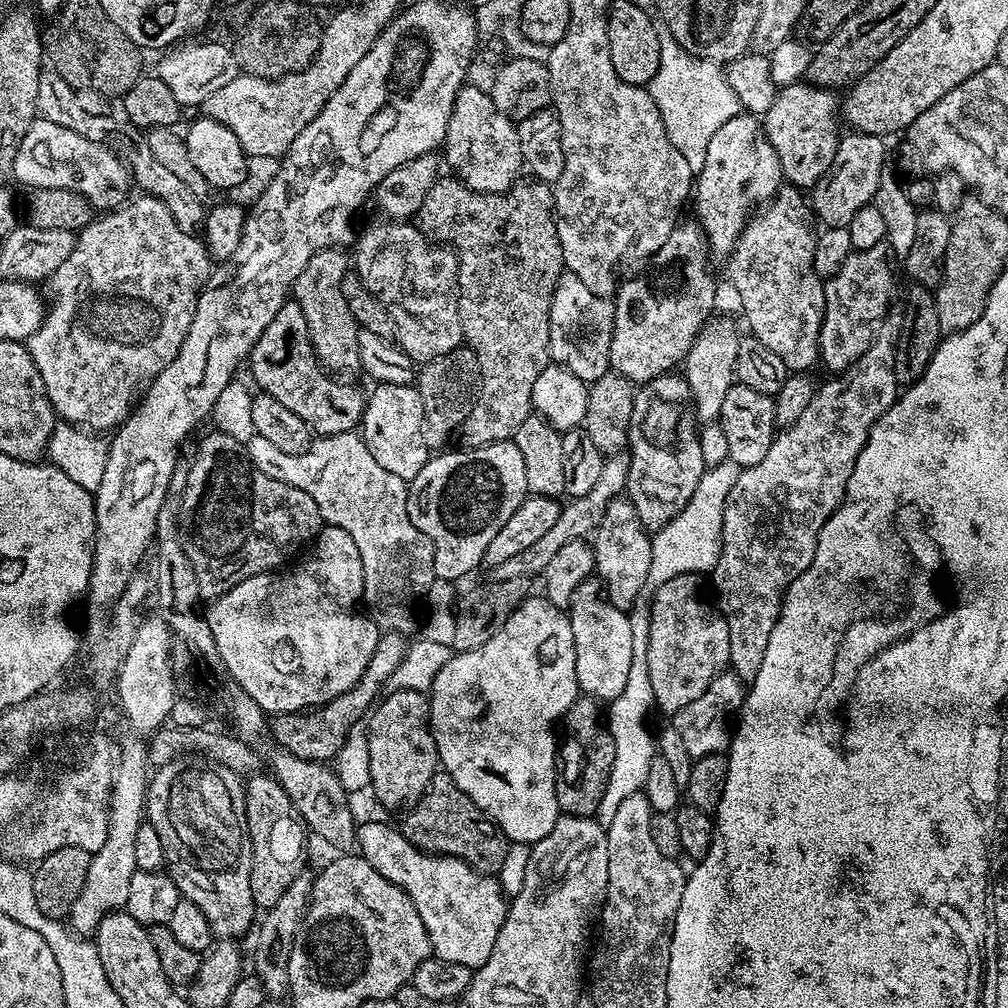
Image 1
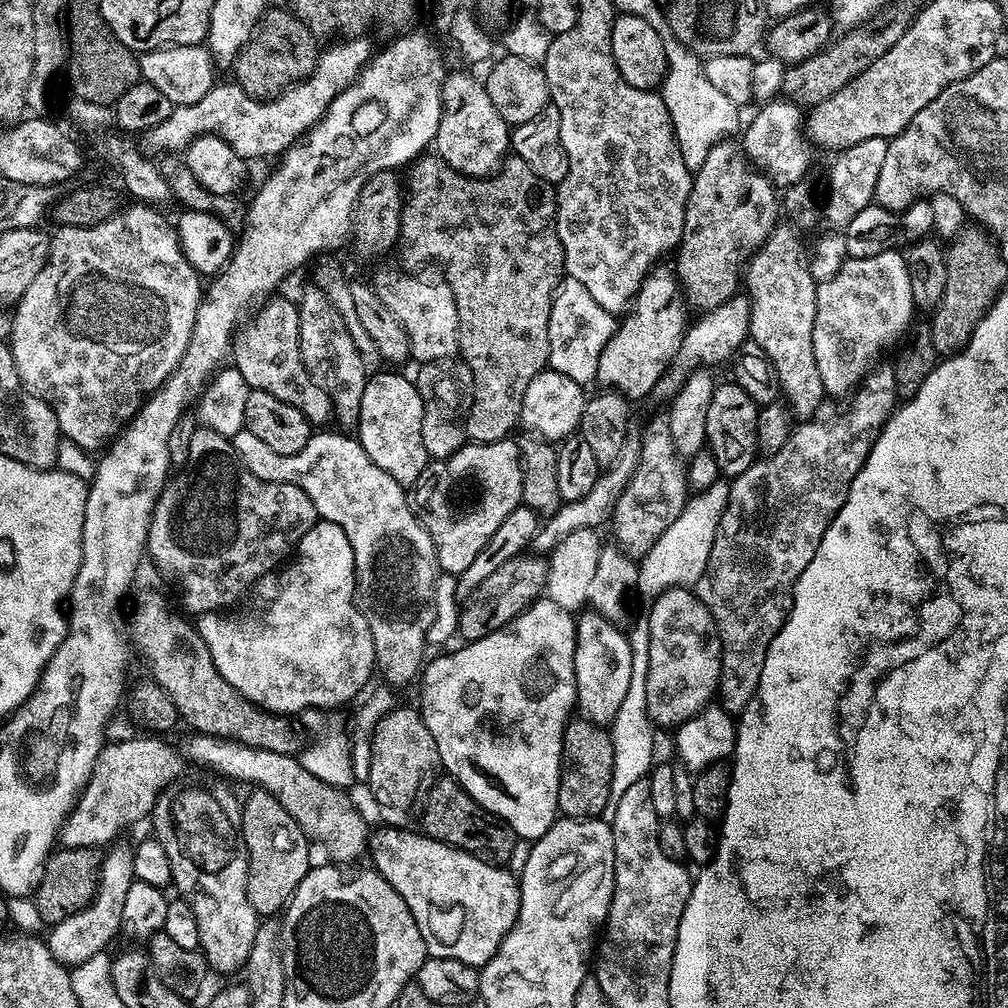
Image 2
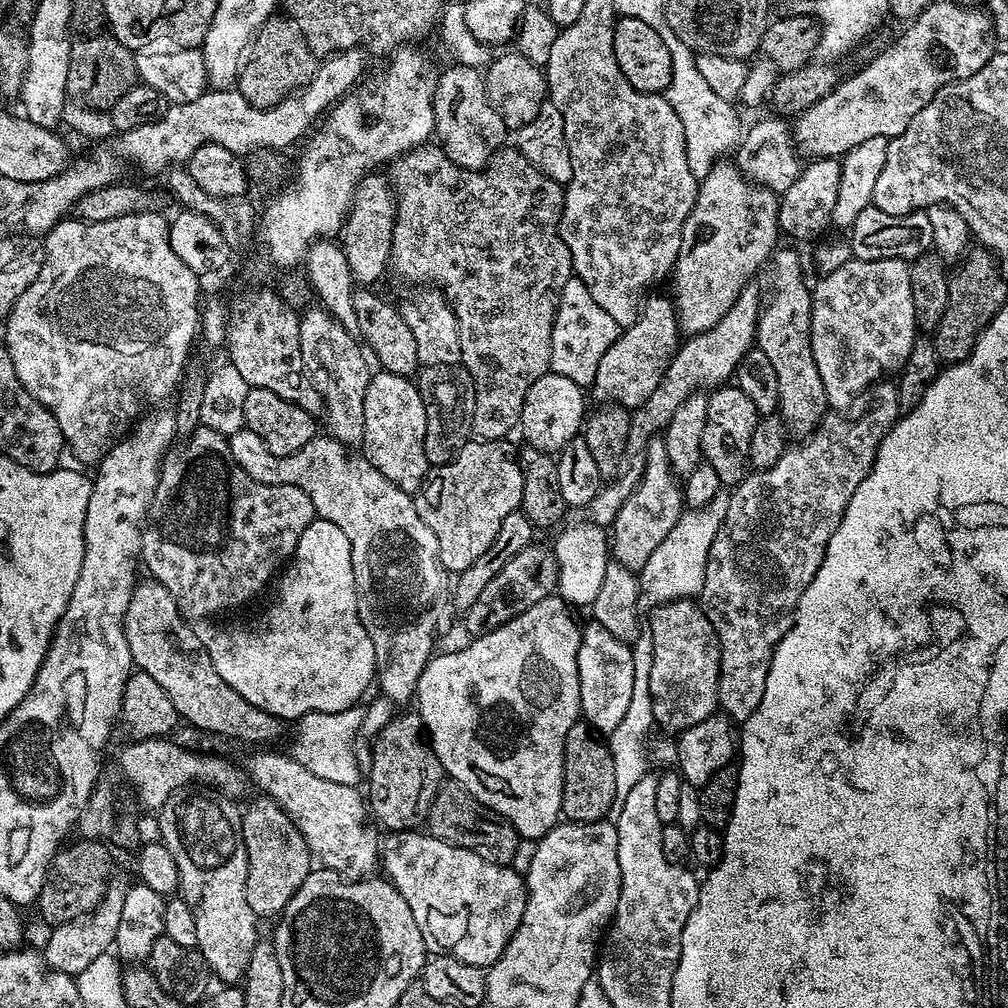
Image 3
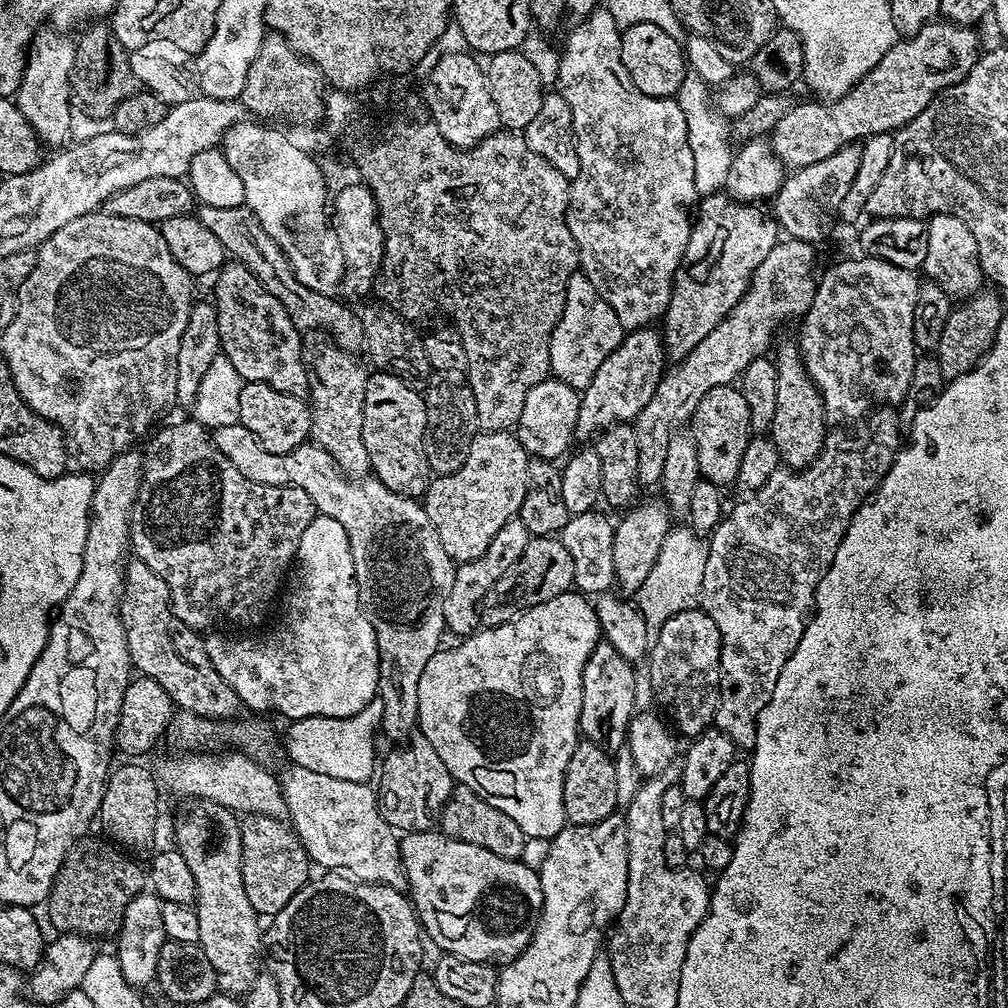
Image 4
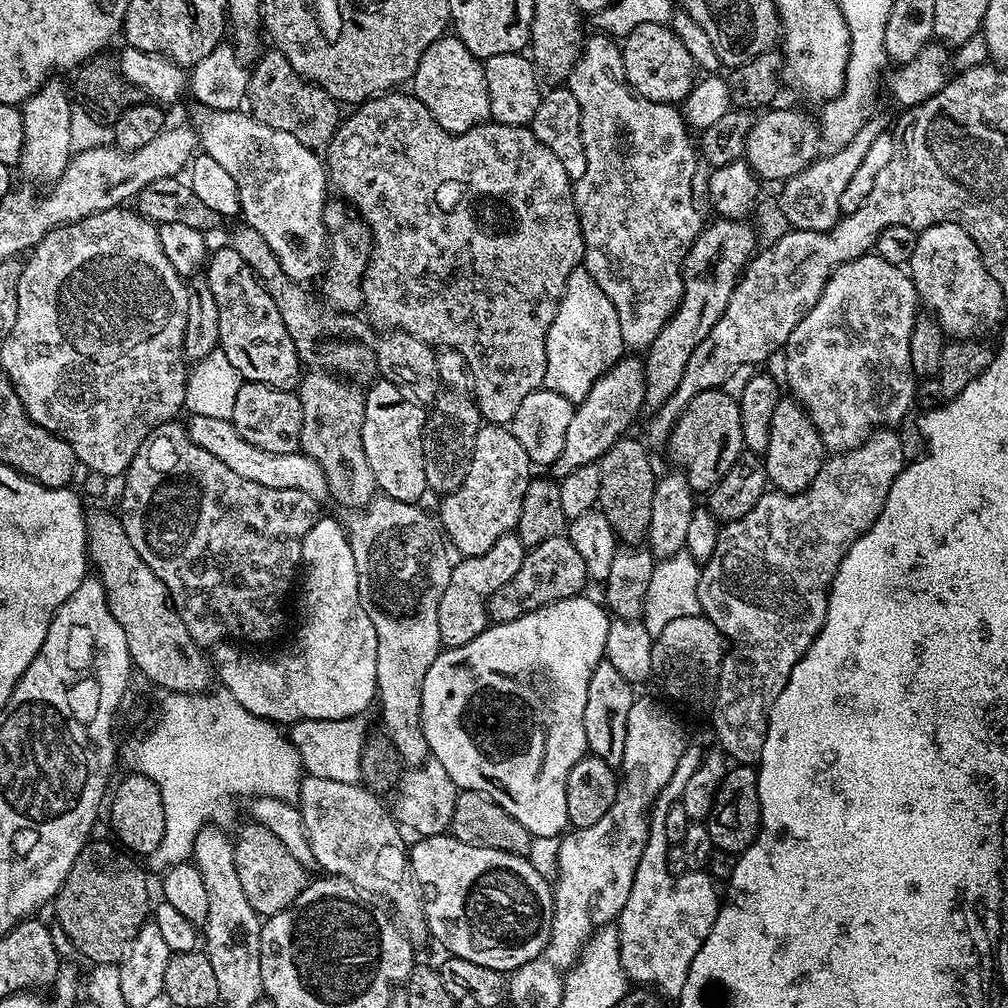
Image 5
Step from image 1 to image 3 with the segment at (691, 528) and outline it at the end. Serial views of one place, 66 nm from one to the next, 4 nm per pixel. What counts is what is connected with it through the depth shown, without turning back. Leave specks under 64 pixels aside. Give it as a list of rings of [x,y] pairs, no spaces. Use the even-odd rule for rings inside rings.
[[[722,490],[705,508],[693,508],[681,512],[678,522],[674,522],[674,530],[666,534],[666,538],[646,566],[638,573],[640,596],[648,599],[652,606],[671,604],[674,600],[699,597],[700,587],[706,574],[706,562],[710,554],[710,546],[722,526],[722,518],[726,518],[726,506],[729,493]]]

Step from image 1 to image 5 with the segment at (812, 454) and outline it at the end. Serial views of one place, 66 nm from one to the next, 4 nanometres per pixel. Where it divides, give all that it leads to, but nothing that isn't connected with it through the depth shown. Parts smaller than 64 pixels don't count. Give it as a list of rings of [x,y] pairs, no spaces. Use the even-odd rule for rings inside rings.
[[[877,430],[859,448],[852,448],[849,452],[838,452],[829,455],[824,461],[822,470],[818,470],[818,478],[814,478],[814,482],[810,482],[810,486],[806,490],[801,492],[768,490],[758,498],[757,504],[745,517],[725,523],[721,527],[718,546],[714,550],[712,557],[703,565],[700,573],[698,598],[700,599],[701,613],[707,616],[710,622],[714,622],[714,626],[719,630],[720,635],[730,645],[724,654],[724,661],[720,667],[720,685],[716,688],[716,698],[710,709],[712,728],[716,731],[717,742],[721,744],[717,745],[719,745],[729,761],[749,766],[755,765],[759,761],[764,739],[766,738],[770,706],[774,702],[774,698],[778,698],[778,694],[782,694],[782,690],[790,678],[790,670],[794,670],[797,662],[804,657],[806,650],[812,645],[814,638],[820,633],[822,626],[826,622],[828,589],[831,588],[832,580],[836,577],[838,566],[842,562],[844,555],[848,553],[848,547],[856,541],[856,537],[864,533],[878,518],[878,514],[890,494],[890,486],[894,486],[898,474],[905,467],[904,444],[900,441],[900,436],[896,433],[896,430]]]

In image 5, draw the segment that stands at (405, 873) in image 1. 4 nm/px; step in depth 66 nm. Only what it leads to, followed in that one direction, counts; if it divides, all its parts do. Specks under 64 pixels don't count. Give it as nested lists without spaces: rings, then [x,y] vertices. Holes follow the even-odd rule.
[[[450,834],[426,836],[415,842],[417,844],[410,848],[410,859],[416,881],[424,889],[428,934],[445,948],[445,953],[466,958],[466,962],[478,962],[478,966],[490,966],[490,970],[505,974],[515,972],[542,954],[552,936],[554,888],[549,877],[538,874],[525,857],[470,846],[466,842],[458,842]]]

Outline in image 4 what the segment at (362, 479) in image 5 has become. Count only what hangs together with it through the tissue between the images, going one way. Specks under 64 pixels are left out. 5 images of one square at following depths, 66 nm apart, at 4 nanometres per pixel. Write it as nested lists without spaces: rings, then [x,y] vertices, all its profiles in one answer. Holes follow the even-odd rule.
[[[312,334],[303,341],[304,369],[308,371],[308,396],[312,409],[311,439],[326,454],[334,458],[337,466],[349,478],[364,478],[369,475],[370,465],[366,454],[366,442],[362,438],[362,418],[364,417],[364,399],[366,398],[366,382],[369,373],[355,359],[353,353],[339,348],[327,335]]]

